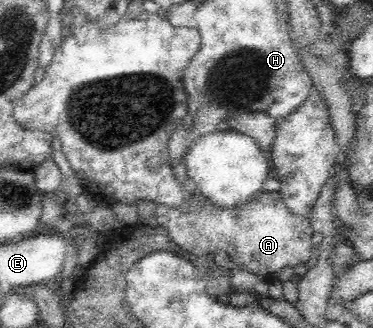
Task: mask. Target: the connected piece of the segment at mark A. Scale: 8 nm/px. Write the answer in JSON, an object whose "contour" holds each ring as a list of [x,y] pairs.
{"contour":[[[260,189],[252,194],[246,202],[232,208],[222,208],[211,200],[208,200],[198,191],[189,192],[188,198],[182,206],[170,208],[164,205],[156,207],[156,220],[160,227],[166,229],[166,233],[174,244],[186,252],[197,252],[201,254],[214,254],[217,250],[223,250],[228,254],[231,262],[237,264],[237,268],[244,269],[264,279],[267,276],[275,276],[275,272],[286,268],[313,261],[315,256],[312,247],[312,235],[314,230],[307,217],[298,217],[290,212],[286,203],[280,197],[279,192],[266,192]]]}

